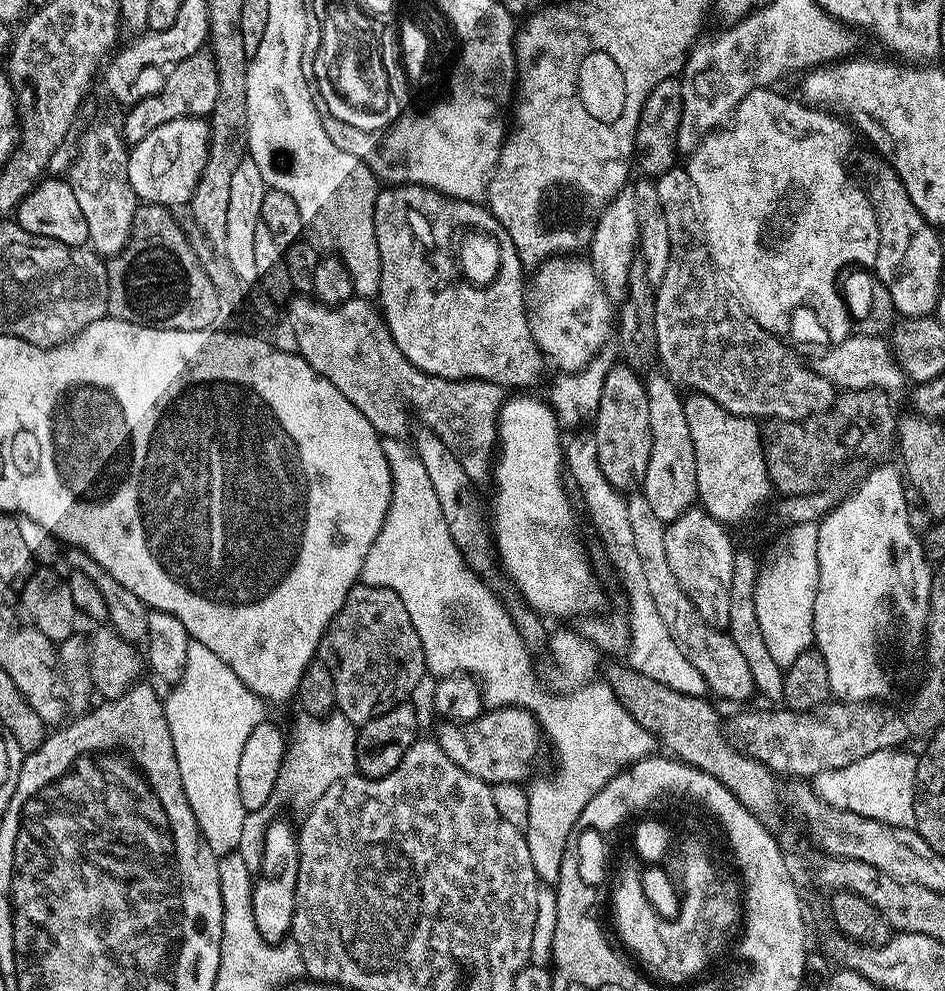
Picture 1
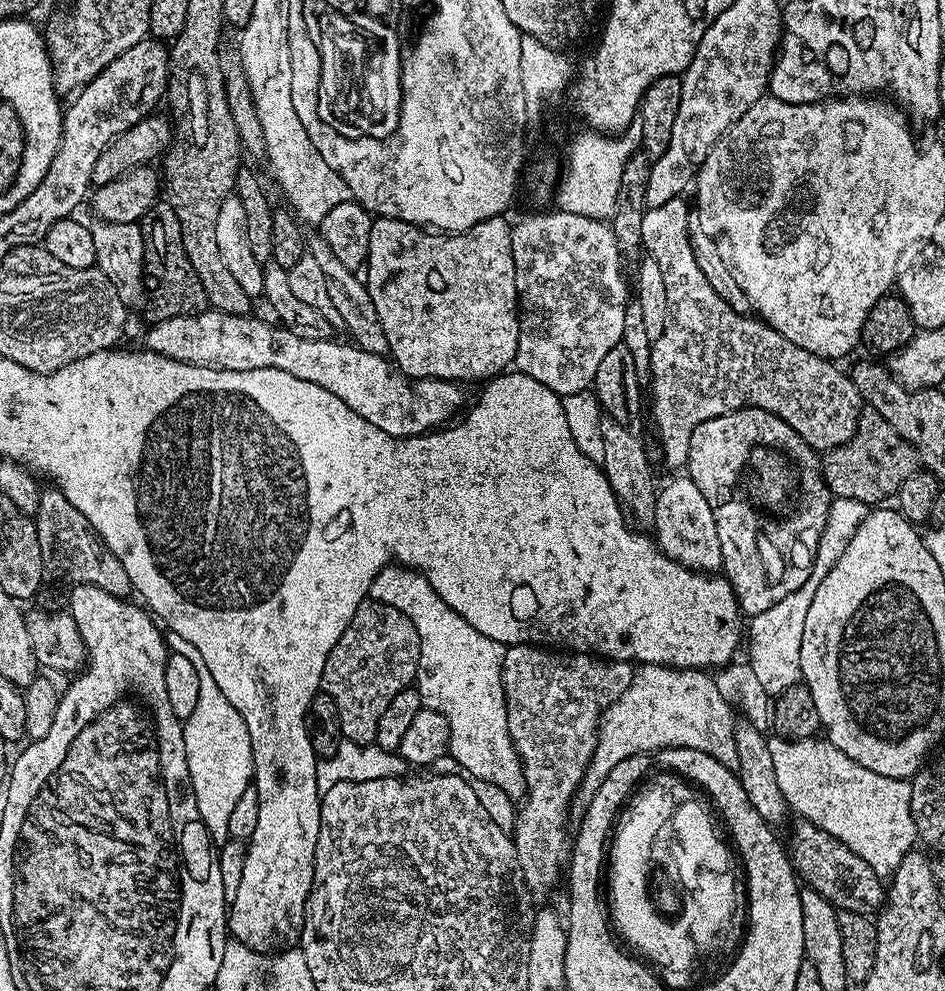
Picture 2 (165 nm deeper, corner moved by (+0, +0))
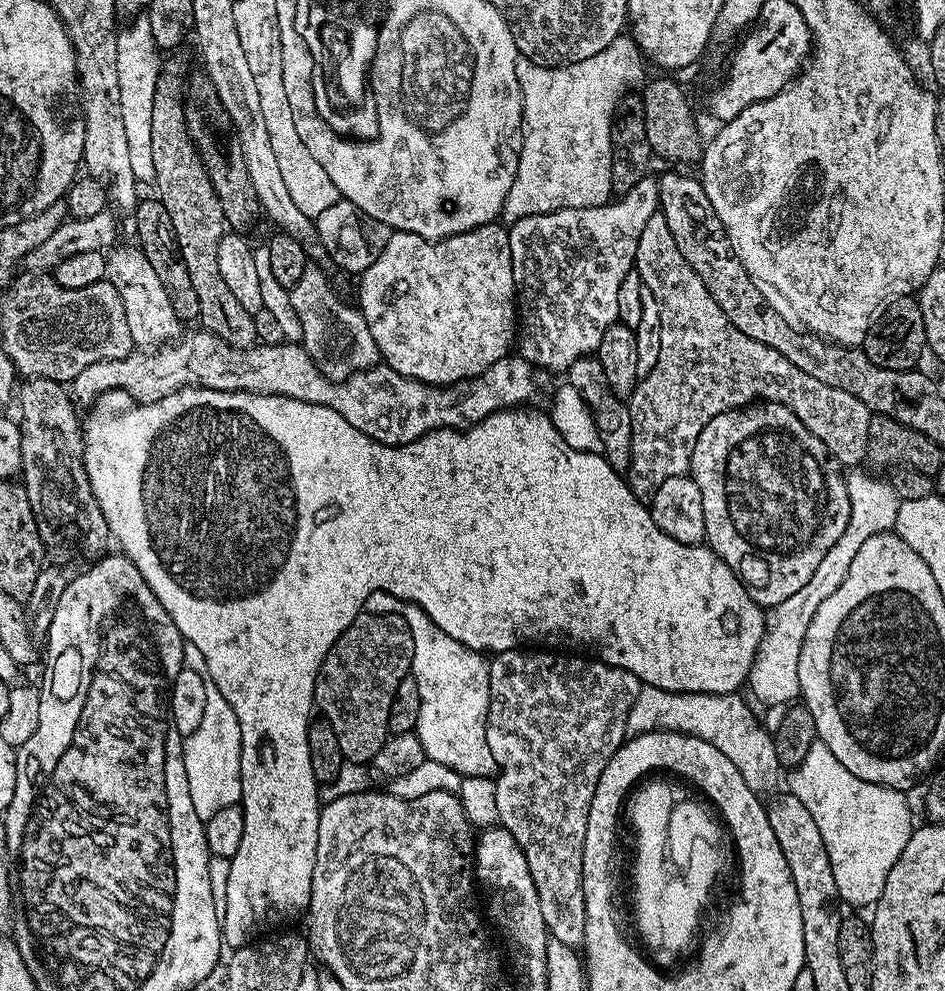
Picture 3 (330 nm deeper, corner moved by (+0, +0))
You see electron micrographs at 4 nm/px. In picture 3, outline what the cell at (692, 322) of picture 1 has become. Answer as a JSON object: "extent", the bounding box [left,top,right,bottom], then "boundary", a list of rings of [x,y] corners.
{"extent":[626,211,873,501],"boundary":[[[659,211],[652,215],[650,222],[646,222],[646,230],[642,230],[642,238],[638,238],[634,271],[640,275],[640,283],[650,290],[650,294],[654,294],[662,320],[662,346],[658,362],[654,362],[654,370],[650,370],[650,374],[637,383],[628,404],[632,419],[632,473],[627,473],[626,479],[639,500],[651,501],[652,495],[658,486],[662,486],[662,482],[666,482],[666,478],[685,475],[691,469],[692,451],[698,442],[698,434],[702,434],[702,430],[715,416],[756,401],[785,404],[800,419],[802,426],[806,426],[810,434],[825,444],[829,454],[841,466],[863,465],[860,463],[870,445],[868,431],[873,413],[854,394],[846,394],[846,390],[818,382],[818,378],[806,374],[806,370],[798,370],[790,358],[782,358],[778,350],[762,342],[754,342],[754,338],[746,338],[746,334],[742,334],[742,330],[738,330],[738,326],[734,326],[730,318],[722,314],[722,306],[718,306],[690,262],[682,258],[682,250],[678,250],[678,242],[674,242],[674,234],[670,234],[670,226],[666,226],[666,218]]]}

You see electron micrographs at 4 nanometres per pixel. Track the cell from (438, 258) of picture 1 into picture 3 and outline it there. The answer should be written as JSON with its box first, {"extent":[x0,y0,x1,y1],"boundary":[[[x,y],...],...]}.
{"extent":[358,222,518,386],"boundary":[[[493,222],[491,224],[483,224],[477,228],[471,228],[468,232],[460,232],[457,236],[446,236],[443,240],[427,240],[422,238],[418,234],[410,234],[409,232],[398,232],[393,231],[391,235],[387,237],[384,241],[384,247],[380,249],[376,254],[376,260],[371,264],[364,273],[359,277],[360,280],[360,301],[358,301],[358,307],[360,313],[366,318],[366,326],[370,326],[370,334],[374,334],[374,342],[378,346],[383,363],[387,367],[393,368],[398,374],[407,376],[410,380],[419,380],[420,383],[429,386],[444,386],[440,384],[456,384],[459,380],[464,380],[463,382],[471,382],[476,379],[476,377],[481,376],[487,368],[494,366],[494,362],[498,362],[504,356],[509,355],[511,346],[514,344],[514,337],[518,332],[518,297],[516,295],[516,283],[514,282],[514,270],[512,269],[512,259],[510,258],[510,238],[508,237],[508,228],[502,226],[499,228],[499,223]]]}

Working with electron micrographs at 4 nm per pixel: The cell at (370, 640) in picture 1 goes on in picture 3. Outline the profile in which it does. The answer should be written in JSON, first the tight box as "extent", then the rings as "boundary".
{"extent":[314,612,414,765],"boundary":[[[364,612],[330,646],[316,676],[314,704],[337,735],[349,765],[367,765],[387,743],[390,702],[394,702],[398,682],[410,675],[413,658],[414,638],[401,616]]]}

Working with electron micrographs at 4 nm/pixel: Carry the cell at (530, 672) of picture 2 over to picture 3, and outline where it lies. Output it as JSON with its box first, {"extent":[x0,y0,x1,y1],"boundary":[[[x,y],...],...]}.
{"extent":[486,650,641,949],"boundary":[[[528,650],[532,652],[497,652],[491,657],[488,666],[488,725],[486,726],[486,742],[490,746],[490,754],[494,758],[498,771],[495,773],[496,797],[498,798],[498,820],[509,834],[518,842],[524,852],[526,862],[530,866],[530,878],[534,878],[534,886],[538,890],[538,902],[542,906],[542,918],[548,927],[548,935],[553,940],[562,942],[572,949],[579,949],[584,943],[586,934],[586,902],[582,886],[582,854],[586,842],[586,822],[590,814],[590,802],[594,798],[594,790],[598,786],[598,778],[602,770],[606,770],[606,762],[614,755],[626,739],[630,710],[638,698],[641,683],[638,677],[630,674],[625,668],[616,668],[613,664],[605,664],[599,658],[583,660],[576,656],[573,660],[559,660],[559,655],[548,650]]]}

